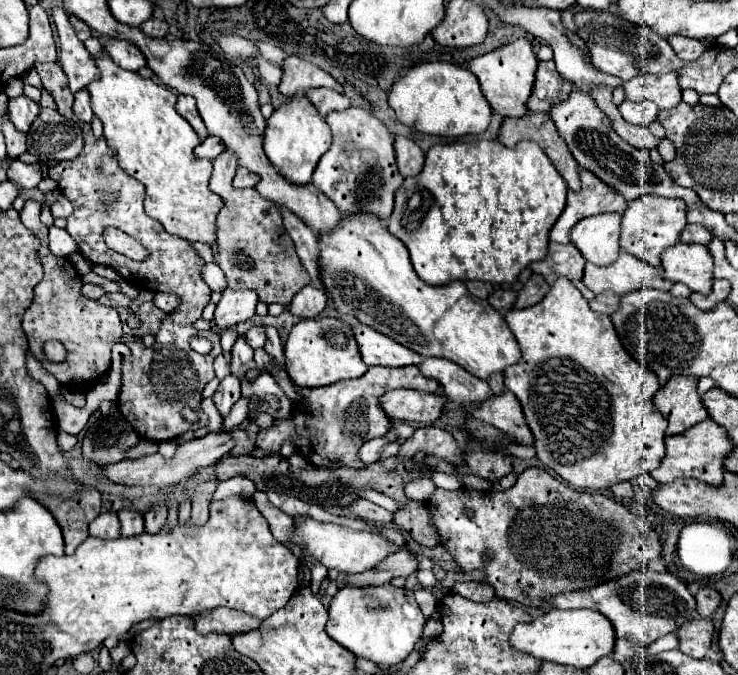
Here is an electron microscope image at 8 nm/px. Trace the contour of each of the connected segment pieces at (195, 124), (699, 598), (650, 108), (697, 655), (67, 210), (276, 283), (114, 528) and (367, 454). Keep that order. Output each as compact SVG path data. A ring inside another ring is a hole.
M180 95L178 97L178 103L176 103L176 111L192 125L192 129L198 133L200 141L204 141L208 137L208 131L206 131L206 127L202 123L202 117L200 117L200 113L196 109L196 99L194 97Z
M700 587L694 597L696 597L696 611L700 613L700 617L712 617L712 613L720 603L720 593L710 587Z
M624 101L620 107L620 113L624 117L624 121L640 125L640 127L648 127L652 121L658 119L658 107L652 101L640 101L640 103L628 103Z
M694 619L686 621L678 631L678 649L684 651L692 659L704 659L710 649L710 639L714 633L714 625L710 619Z
M60 197L50 209L52 209L54 217L64 217L66 219L66 217L72 215L72 203L66 197Z
M224 151L214 161L210 179L210 189L224 201L224 207L216 217L216 263L220 261L220 269L224 271L230 289L254 289L256 293L260 293L260 301L268 305L280 303L288 307L300 287L310 283L310 277L298 261L294 243L284 229L278 205L268 203L268 199L260 197L256 189L234 189L232 165L238 165L236 159L232 159L228 151Z
M102 513L90 523L90 535L100 539L116 539L120 537L120 523L116 513Z
M376 437L376 439L370 439L370 441L366 441L360 449L358 449L358 459L362 461L362 463L374 463L376 461L376 455L380 453L380 449L388 443L390 439L386 439L386 437Z

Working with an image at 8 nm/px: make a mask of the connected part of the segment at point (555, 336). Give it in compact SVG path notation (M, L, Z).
M558 277L540 303L536 303L534 307L528 307L528 309L508 311L506 313L506 323L508 323L510 331L514 333L516 341L518 341L518 345L522 349L522 361L512 365L512 367L508 367L508 371L504 373L504 383L518 397L518 401L522 403L522 411L524 411L524 415L528 419L528 425L530 425L530 429L534 433L536 457L542 461L542 465L546 469L558 473L564 481L568 481L576 489L594 489L594 491L598 491L598 489L608 489L608 487L612 487L616 483L622 483L622 481L632 481L638 475L642 475L646 471L654 471L656 467L660 467L660 463L664 459L664 437L666 437L666 427L668 427L666 417L652 403L652 395L660 389L660 383L658 383L658 379L656 379L656 375L652 371L640 367L640 363L636 363L624 351L624 347L622 347L614 327L612 327L610 317L594 313L588 307L588 301L582 297L582 293L568 279Z

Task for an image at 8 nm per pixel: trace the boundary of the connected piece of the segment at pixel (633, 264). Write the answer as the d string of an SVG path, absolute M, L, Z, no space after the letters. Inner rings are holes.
M622 251L620 257L606 267L586 263L582 283L596 295L606 289L614 291L616 295L624 295L628 291L644 289L644 287L664 289L664 291L670 291L672 287L670 281L664 283L660 269L648 267L648 263L636 259L626 251Z

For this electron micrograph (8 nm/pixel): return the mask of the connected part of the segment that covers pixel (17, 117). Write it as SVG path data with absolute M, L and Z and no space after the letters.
M26 95L10 99L8 103L8 117L20 133L28 133L32 121L38 117L38 111L40 111L40 105L28 99Z

